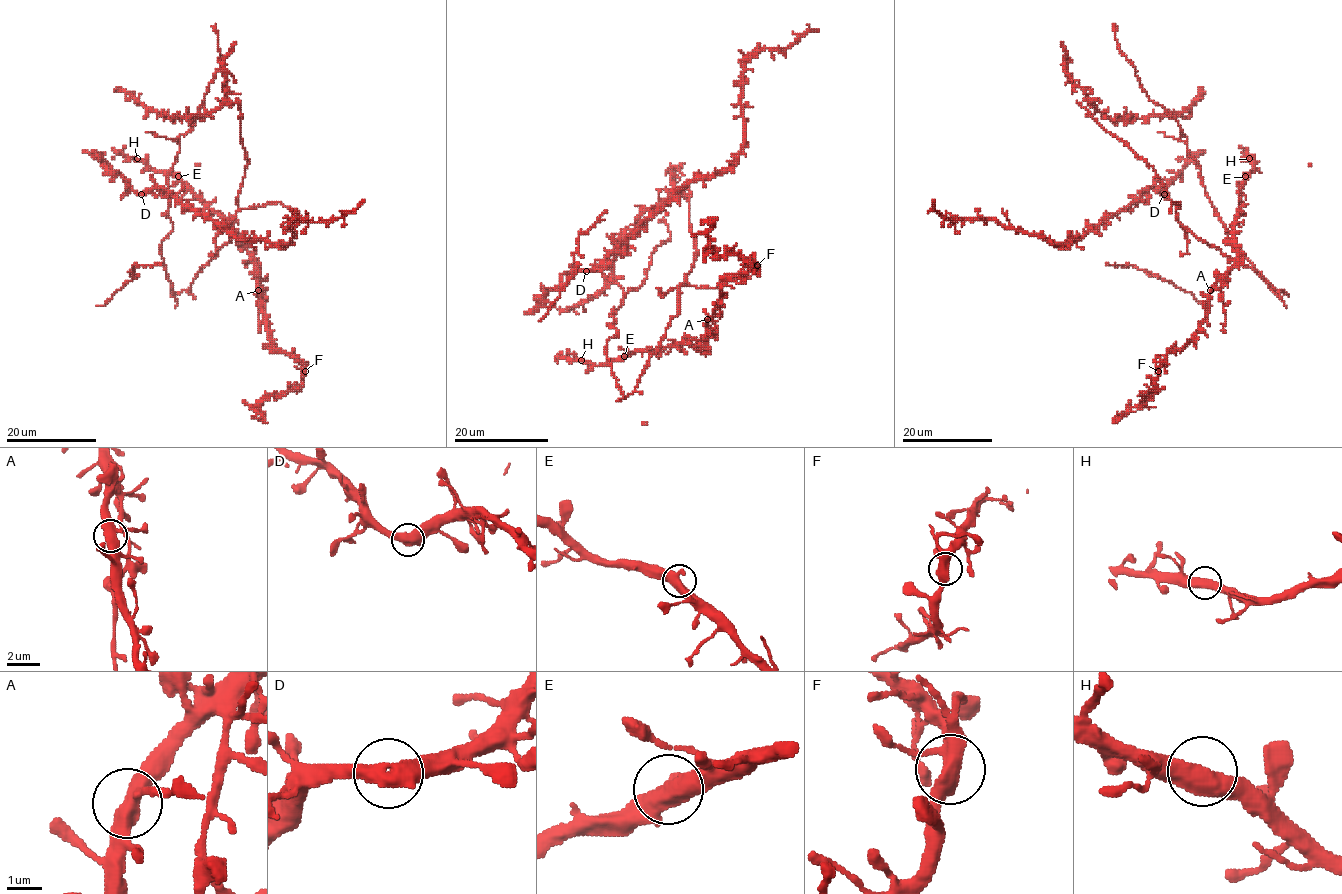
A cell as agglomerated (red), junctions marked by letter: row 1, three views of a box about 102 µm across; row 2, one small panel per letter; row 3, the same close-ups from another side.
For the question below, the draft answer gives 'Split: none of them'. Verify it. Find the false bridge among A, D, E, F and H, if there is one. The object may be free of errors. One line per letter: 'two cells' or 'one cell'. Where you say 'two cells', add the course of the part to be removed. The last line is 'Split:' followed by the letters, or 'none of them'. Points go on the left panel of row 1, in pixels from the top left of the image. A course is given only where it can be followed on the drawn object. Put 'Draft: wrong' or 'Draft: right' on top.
Draft: right
A: one cell
D: one cell
E: one cell
F: one cell
H: one cell
Split: none of them

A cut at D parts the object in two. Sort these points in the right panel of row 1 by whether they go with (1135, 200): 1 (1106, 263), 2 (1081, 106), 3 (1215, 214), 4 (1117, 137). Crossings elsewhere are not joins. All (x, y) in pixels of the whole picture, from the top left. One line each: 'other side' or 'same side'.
1: other side
2: same side
3: other side
4: same side

